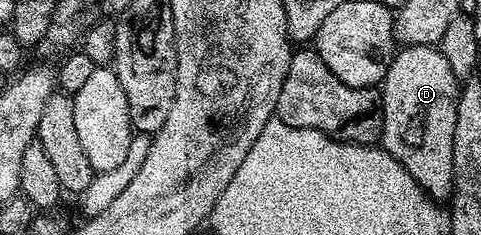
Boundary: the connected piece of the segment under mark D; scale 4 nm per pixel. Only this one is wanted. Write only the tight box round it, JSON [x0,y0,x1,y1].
[380,44,460,202]

